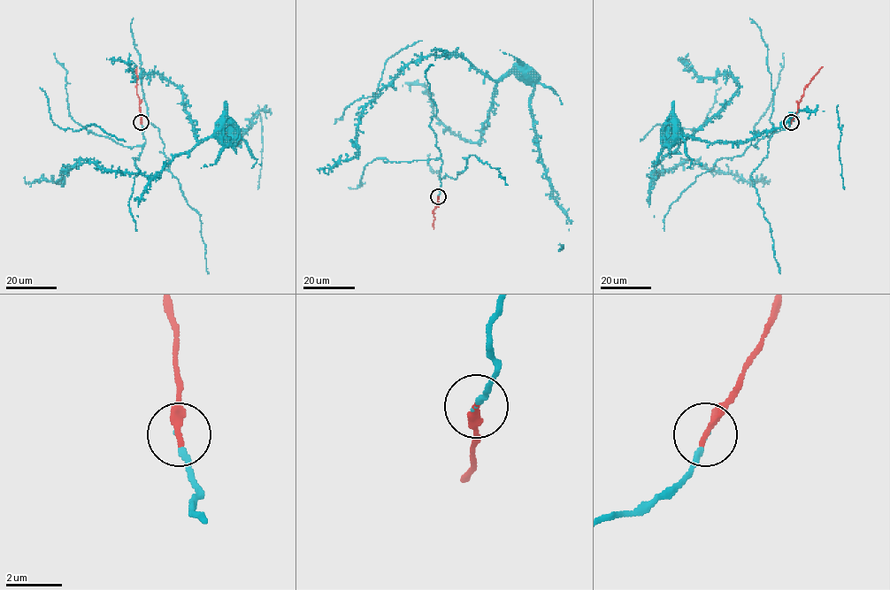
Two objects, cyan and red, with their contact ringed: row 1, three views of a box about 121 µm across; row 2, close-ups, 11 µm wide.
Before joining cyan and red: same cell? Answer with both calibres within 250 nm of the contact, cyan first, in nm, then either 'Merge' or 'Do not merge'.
Thickness 160 nm (cyan) against 280 nm. Merge

